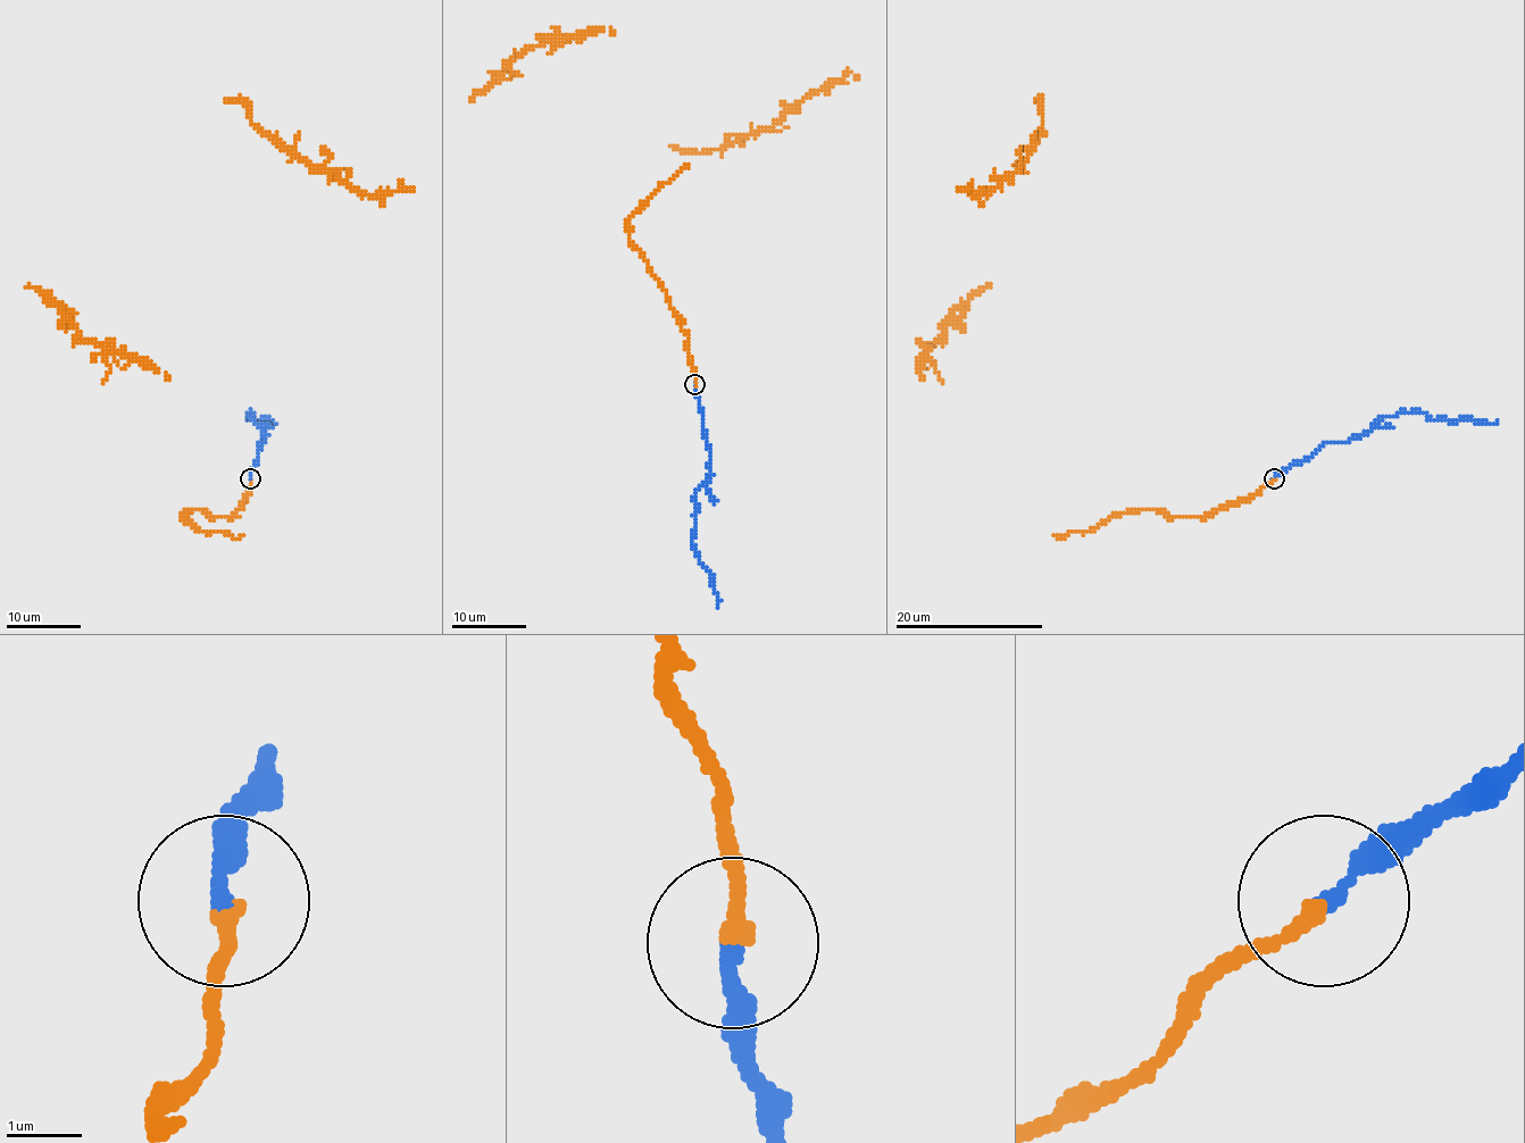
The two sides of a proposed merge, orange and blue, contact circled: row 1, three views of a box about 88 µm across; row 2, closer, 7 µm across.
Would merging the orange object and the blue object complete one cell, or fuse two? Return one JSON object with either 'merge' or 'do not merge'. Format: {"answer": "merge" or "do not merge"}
{"answer": "merge"}

